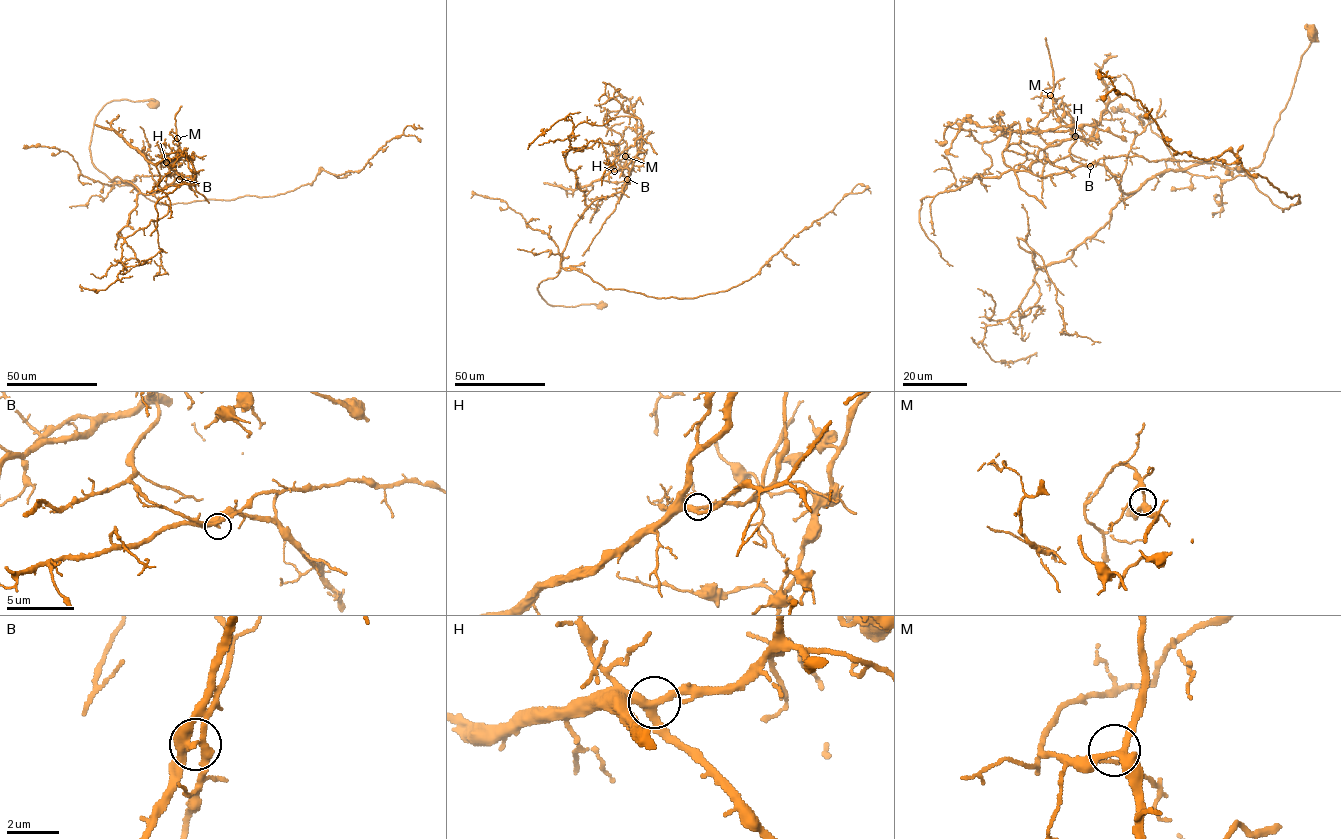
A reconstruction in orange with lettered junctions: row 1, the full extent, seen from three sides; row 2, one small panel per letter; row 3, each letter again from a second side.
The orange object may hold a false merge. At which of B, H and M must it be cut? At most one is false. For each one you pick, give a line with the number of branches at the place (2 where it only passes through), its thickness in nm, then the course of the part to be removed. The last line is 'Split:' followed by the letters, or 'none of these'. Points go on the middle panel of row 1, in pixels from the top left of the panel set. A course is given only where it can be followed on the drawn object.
B: Branches: 3. Thickness 320 nm. Course of the part to remove: (627, 179), (627, 168), (614, 171), (613, 164), (642, 130), (628, 180), (603, 179)
Split: B

